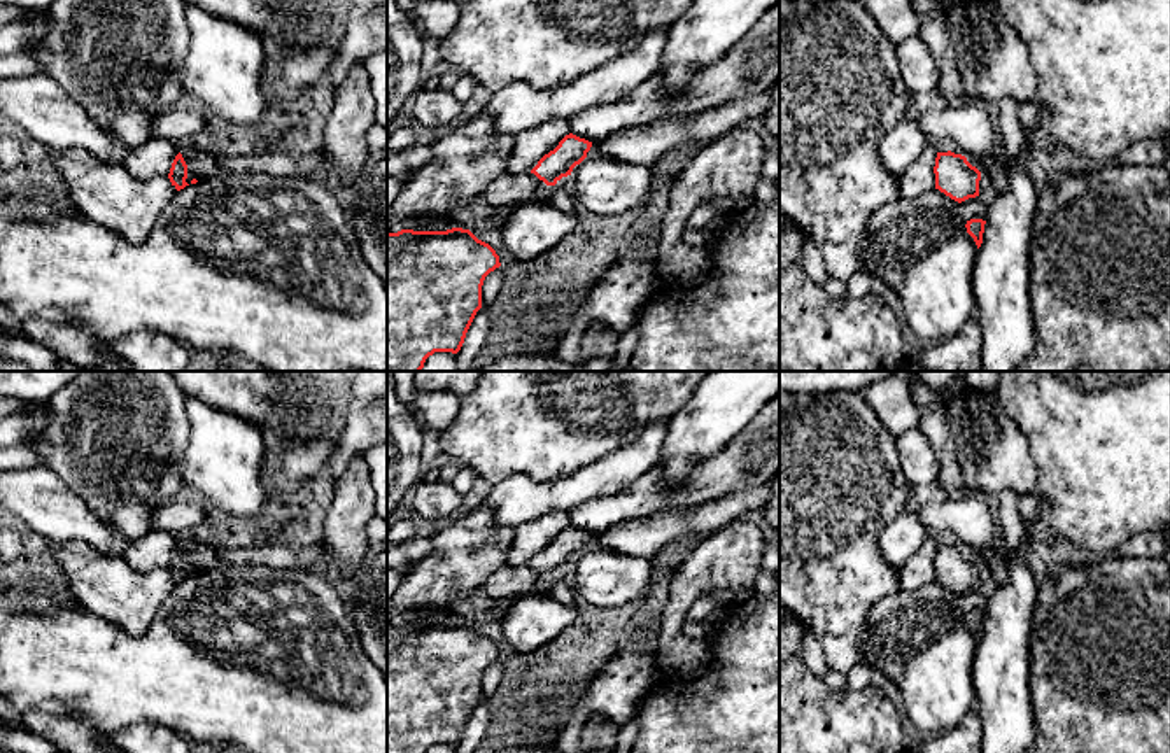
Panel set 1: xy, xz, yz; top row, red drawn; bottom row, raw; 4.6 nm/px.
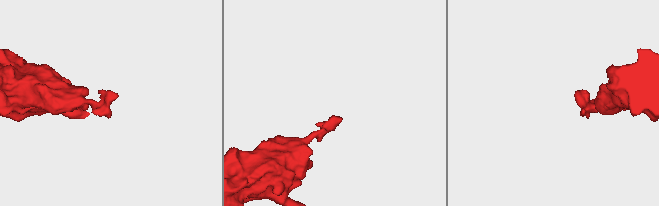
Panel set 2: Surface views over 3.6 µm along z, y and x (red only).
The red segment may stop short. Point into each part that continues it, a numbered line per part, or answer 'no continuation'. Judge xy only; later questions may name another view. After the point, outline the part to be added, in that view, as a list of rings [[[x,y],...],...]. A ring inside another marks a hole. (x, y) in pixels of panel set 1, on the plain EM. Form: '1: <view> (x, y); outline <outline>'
no continuation

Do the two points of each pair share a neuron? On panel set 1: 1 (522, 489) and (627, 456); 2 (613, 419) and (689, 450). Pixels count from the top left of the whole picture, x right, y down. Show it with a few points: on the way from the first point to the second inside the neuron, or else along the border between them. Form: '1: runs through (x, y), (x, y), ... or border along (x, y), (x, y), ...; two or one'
1: runs through (549, 492), (568, 492), (601, 477); one
2: border along (694, 391), (668, 422); two

